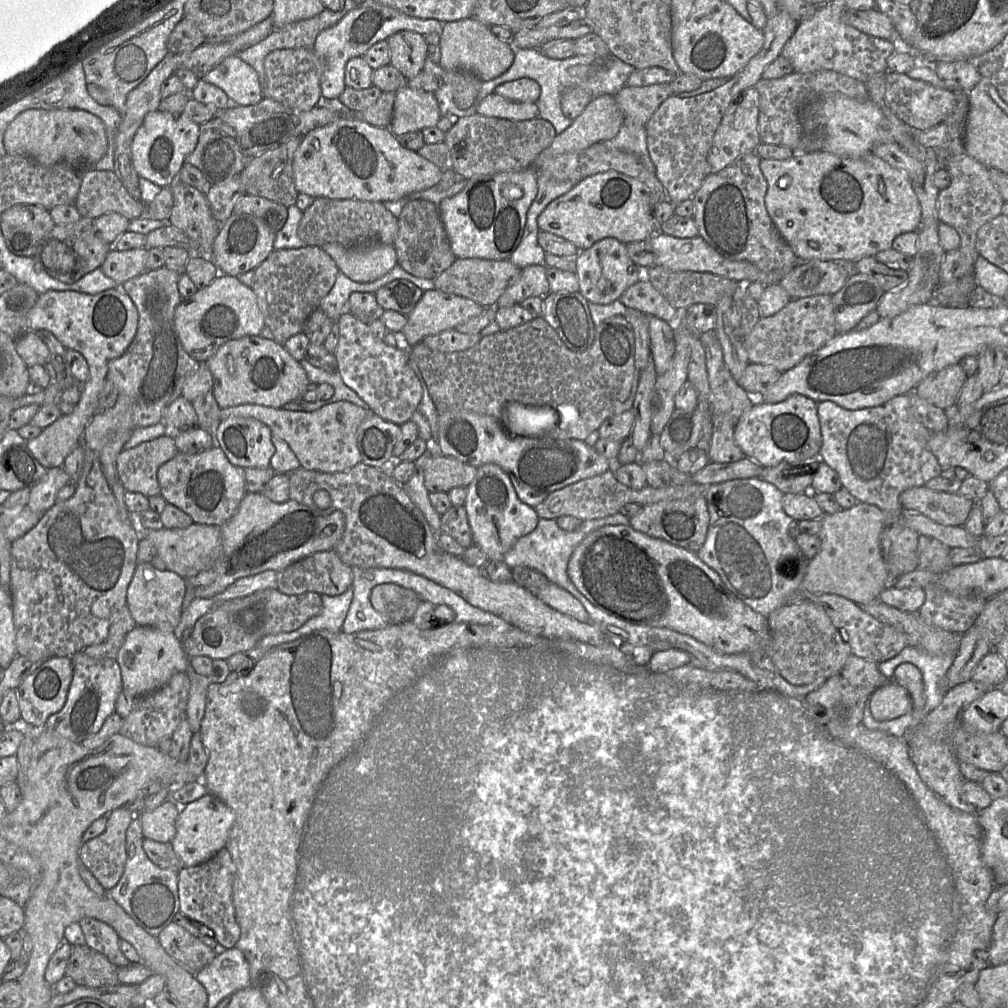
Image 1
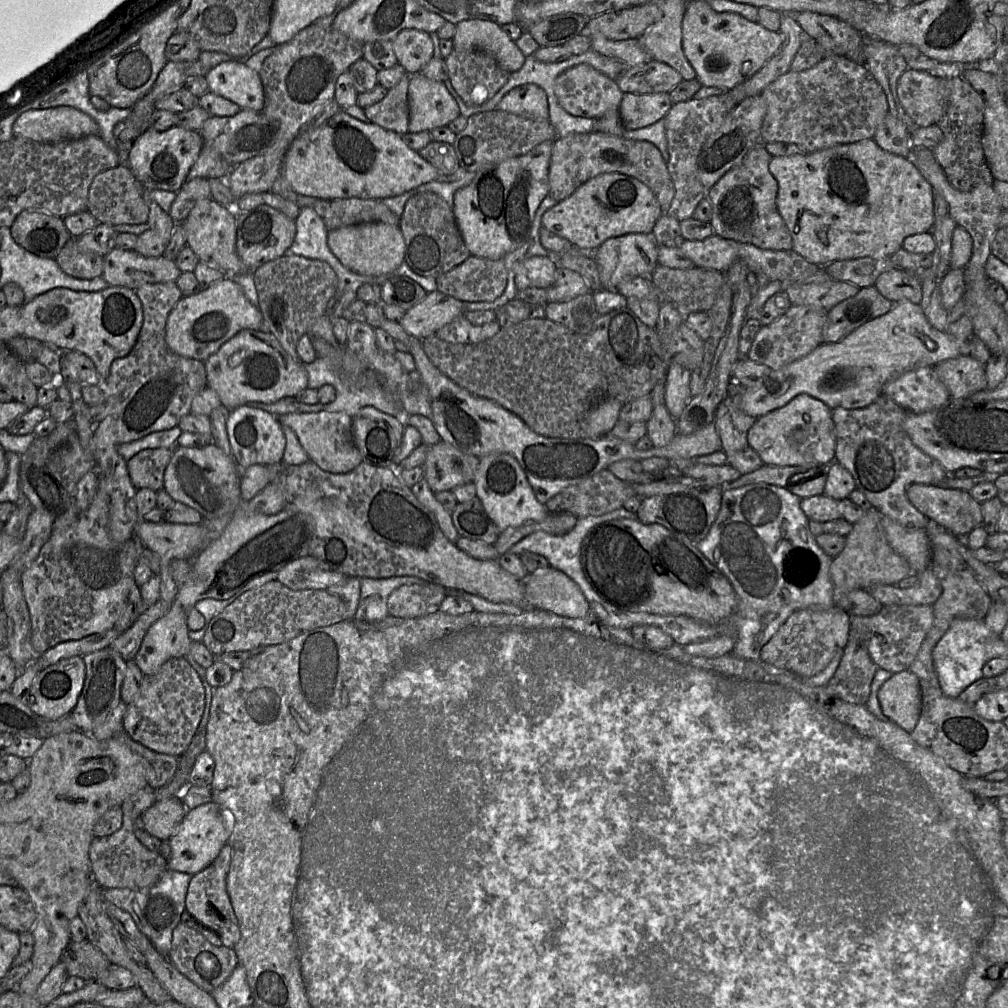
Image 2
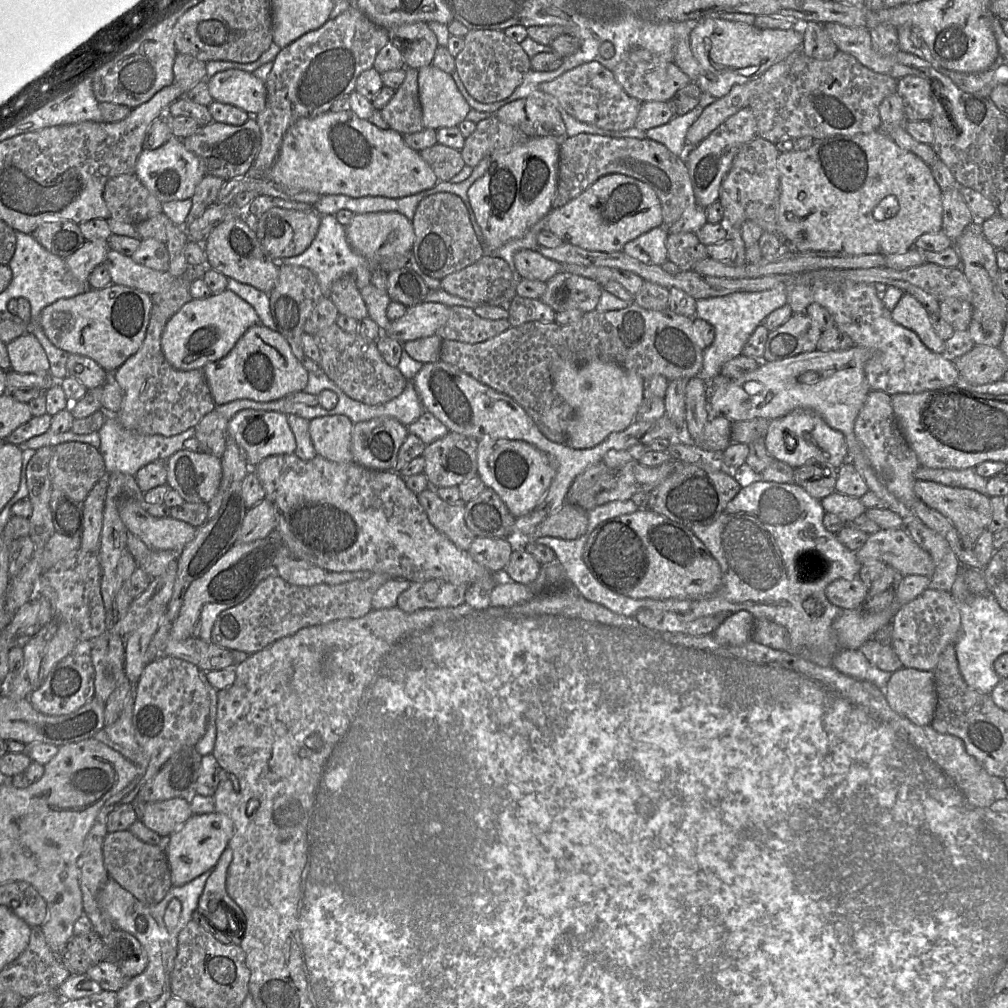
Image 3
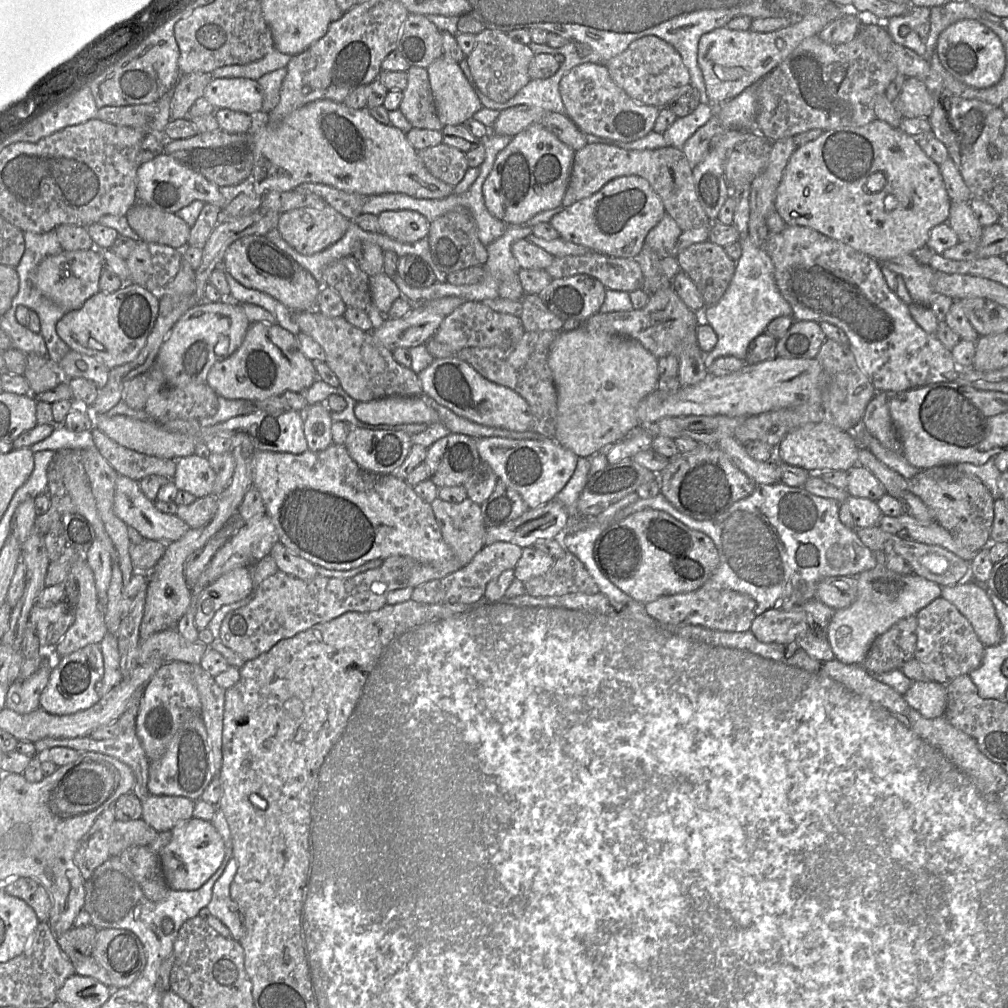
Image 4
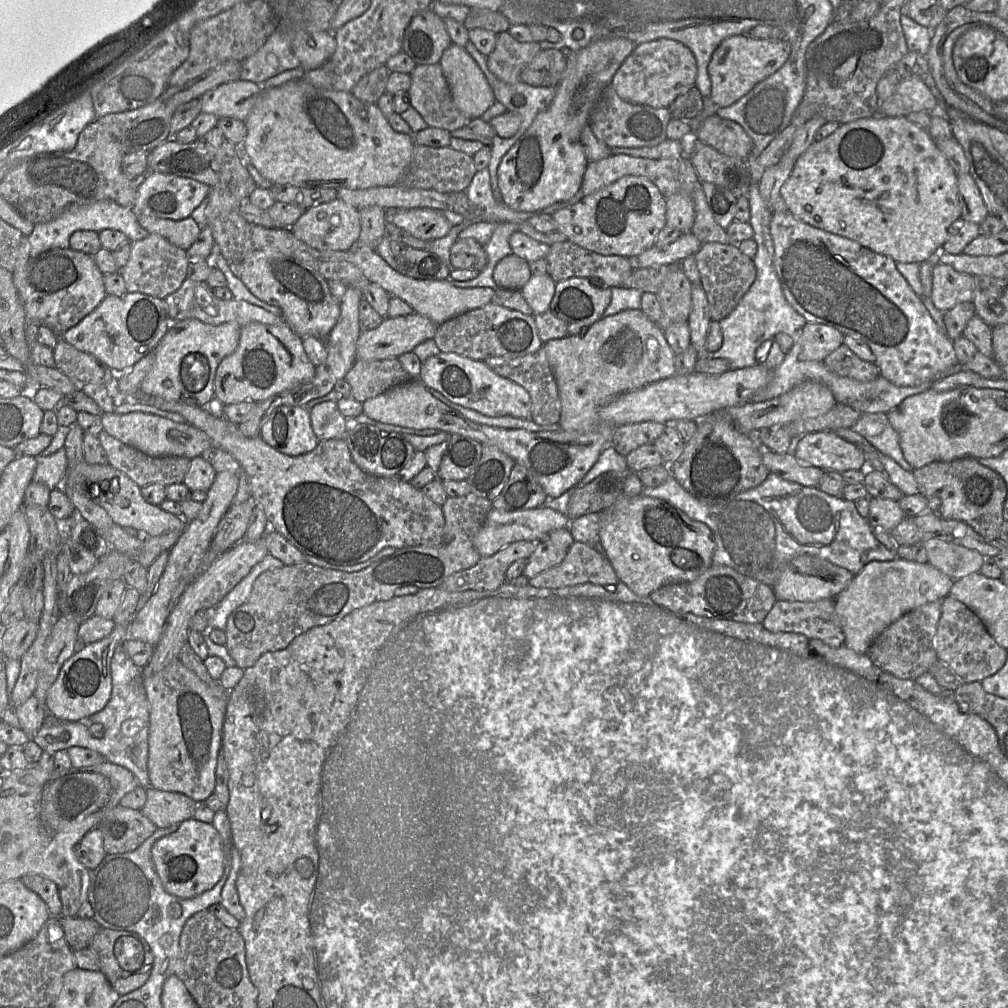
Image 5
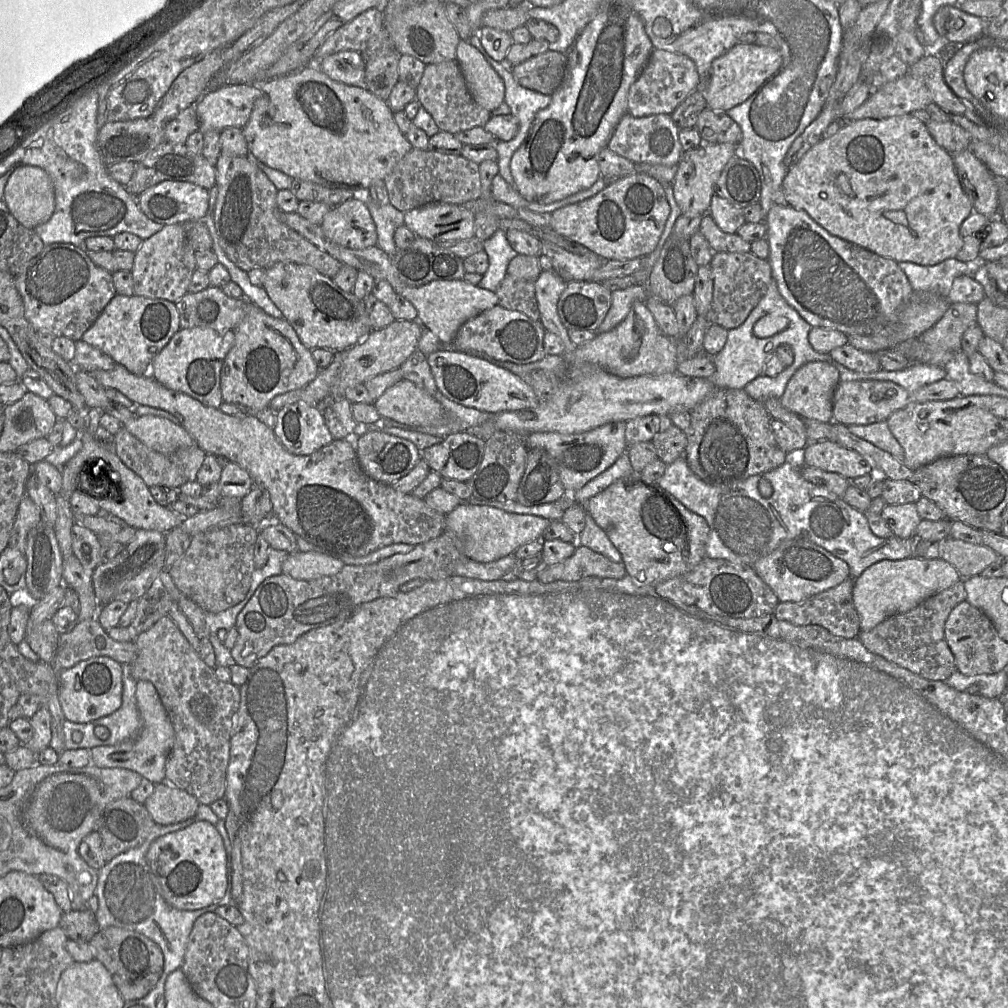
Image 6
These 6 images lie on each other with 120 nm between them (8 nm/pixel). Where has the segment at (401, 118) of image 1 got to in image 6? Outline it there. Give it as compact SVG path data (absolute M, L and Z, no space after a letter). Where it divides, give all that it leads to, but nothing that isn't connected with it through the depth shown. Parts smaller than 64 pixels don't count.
M460 40L455 61L471 96L479 106L493 111L504 102L504 81L469 41Z

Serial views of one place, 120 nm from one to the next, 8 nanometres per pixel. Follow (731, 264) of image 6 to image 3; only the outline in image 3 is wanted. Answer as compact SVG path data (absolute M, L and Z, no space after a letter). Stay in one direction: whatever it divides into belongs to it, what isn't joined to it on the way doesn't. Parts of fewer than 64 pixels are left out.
M695 232L669 233L666 239L668 260L681 271L693 270L693 266L708 257L706 245L701 243Z

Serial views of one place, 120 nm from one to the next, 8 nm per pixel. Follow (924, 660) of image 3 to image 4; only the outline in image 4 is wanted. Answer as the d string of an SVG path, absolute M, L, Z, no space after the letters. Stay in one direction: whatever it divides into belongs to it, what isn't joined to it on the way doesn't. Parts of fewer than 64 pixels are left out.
M941 596L919 610L916 613L916 617L918 625L914 659L920 663L925 675L928 676L930 680L947 684L960 675L969 675L972 670L980 666L986 646L977 636L969 620L953 603Z

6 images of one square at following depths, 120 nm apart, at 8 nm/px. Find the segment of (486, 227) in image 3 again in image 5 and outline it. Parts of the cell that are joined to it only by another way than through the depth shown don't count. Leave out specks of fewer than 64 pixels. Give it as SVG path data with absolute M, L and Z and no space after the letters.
M602 38L591 42L588 46L580 49L577 52L572 53L567 48L563 48L562 50L560 50L567 57L567 67L560 82L556 86L556 93L552 103L546 110L539 112L536 115L530 127L526 130L522 137L511 147L511 149L503 156L499 164L497 171L498 186L501 192L502 202L504 204L506 204L509 208L515 211L534 212L542 208L548 207L554 203L567 201L579 191L583 175L588 164L588 160L585 156L583 146L580 142L580 135L583 129L588 125L591 112L602 97L604 91L610 86L616 71L619 69L624 60L632 53L635 47L636 45L626 38Z

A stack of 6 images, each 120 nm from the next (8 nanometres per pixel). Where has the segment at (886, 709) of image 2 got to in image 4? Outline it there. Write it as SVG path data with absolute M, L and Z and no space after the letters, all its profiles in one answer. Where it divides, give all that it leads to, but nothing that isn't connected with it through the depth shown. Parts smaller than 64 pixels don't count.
M932 680L913 681L903 696L910 707L928 719L942 716L947 706L946 684Z

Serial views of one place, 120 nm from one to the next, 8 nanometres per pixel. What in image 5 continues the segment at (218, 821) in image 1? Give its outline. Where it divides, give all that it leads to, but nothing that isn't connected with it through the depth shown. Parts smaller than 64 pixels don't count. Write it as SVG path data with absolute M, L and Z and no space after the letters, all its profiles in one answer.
M193 818L181 822L176 832L159 839L151 855L164 889L182 899L191 899L212 889L224 872L224 849L219 833L211 823Z

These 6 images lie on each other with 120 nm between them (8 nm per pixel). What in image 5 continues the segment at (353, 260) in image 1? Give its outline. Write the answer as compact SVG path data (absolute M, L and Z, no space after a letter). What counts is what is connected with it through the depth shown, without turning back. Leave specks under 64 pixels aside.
M433 208L403 209L392 216L391 223L415 238L431 241L446 236L451 229L444 211Z

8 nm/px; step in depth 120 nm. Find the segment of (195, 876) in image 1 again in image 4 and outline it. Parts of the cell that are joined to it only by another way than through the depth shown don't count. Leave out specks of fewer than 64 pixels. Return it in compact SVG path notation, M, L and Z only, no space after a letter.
M232 857L224 872L213 886L212 899L207 908L231 932L231 936L244 936L245 918L238 905L231 899L230 886L237 872L237 861Z

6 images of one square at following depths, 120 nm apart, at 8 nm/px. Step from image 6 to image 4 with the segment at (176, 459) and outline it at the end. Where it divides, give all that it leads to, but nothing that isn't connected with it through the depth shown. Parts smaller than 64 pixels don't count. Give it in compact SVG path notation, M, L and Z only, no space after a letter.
M96 427L91 432L96 448L117 474L137 482L149 475L163 476L169 481L174 477L176 460L149 456L123 447Z

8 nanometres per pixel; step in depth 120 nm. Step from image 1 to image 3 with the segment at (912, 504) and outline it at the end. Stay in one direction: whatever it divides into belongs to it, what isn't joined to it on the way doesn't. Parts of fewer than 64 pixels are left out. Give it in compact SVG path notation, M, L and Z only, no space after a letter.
M915 481L914 493L919 501L945 517L957 531L964 547L973 549L992 519L991 497L971 489L950 487L931 481Z

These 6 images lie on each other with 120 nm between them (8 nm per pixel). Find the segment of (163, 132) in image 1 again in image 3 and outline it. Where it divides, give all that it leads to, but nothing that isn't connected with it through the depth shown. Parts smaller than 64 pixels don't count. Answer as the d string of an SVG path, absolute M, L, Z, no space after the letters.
M172 136L161 147L154 150L144 149L140 153L135 174L161 203L165 203L191 199L206 171L204 164L184 146L182 139Z

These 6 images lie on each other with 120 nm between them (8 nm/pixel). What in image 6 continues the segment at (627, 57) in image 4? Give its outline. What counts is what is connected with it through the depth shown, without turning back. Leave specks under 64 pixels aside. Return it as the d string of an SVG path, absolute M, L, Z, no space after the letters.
M654 48L645 67L629 89L628 113L634 117L655 114L671 115L698 87L699 74L692 59L684 54Z

